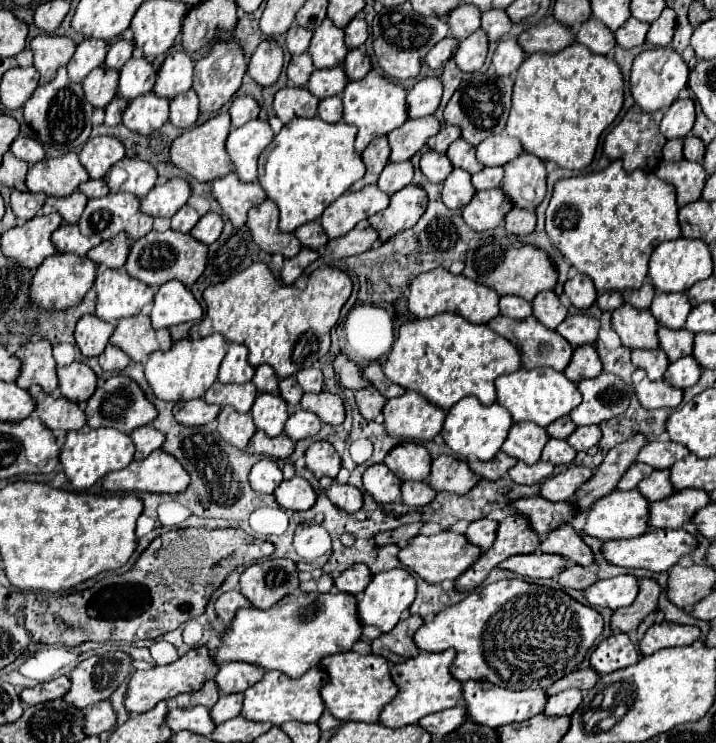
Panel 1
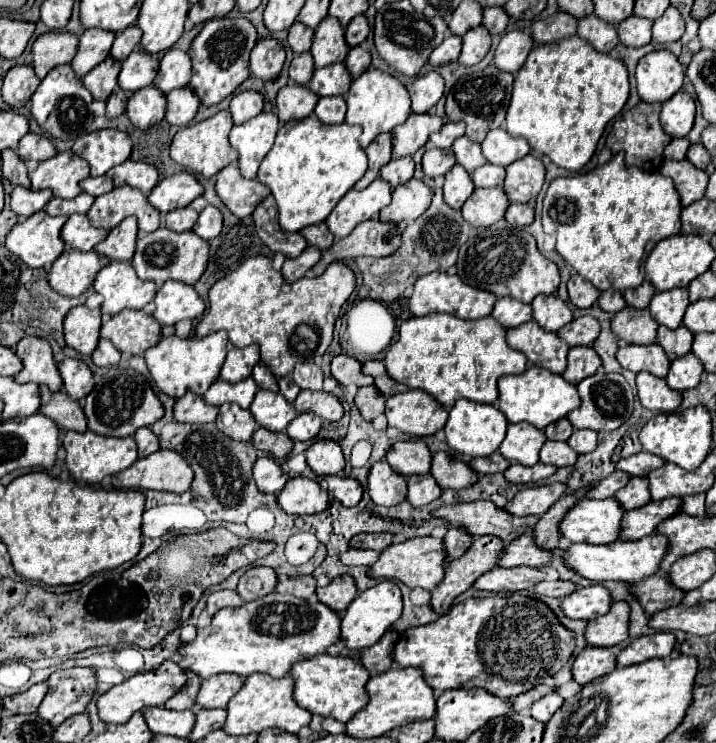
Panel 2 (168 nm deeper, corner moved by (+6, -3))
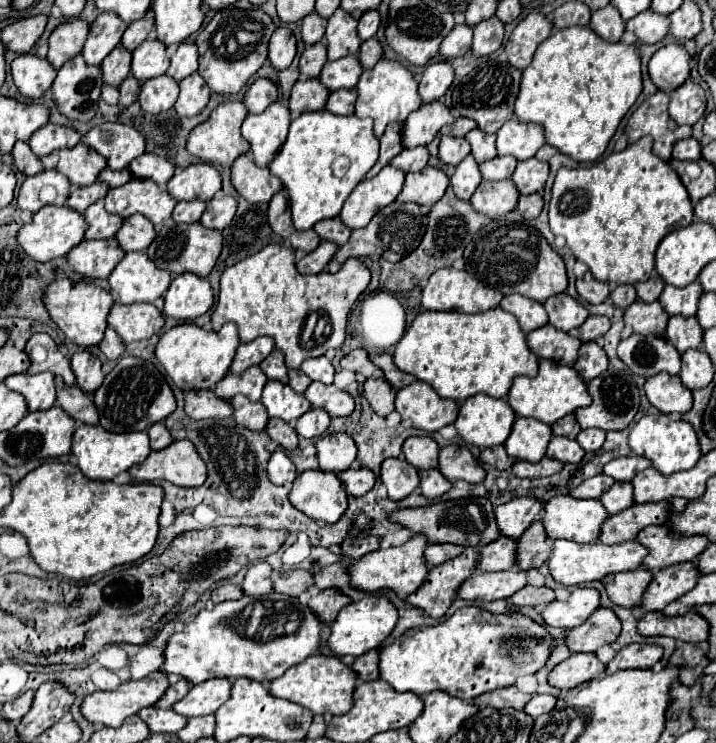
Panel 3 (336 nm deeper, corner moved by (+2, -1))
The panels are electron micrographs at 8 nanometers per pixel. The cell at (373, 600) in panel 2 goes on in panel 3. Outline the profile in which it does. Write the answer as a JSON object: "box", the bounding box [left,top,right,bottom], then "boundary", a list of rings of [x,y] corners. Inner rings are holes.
{"box":[328,594,398,656],"boundary":[[[370,594],[358,602],[350,602],[334,620],[328,646],[336,656],[360,656],[372,648],[380,648],[382,640],[394,630],[398,622],[398,608],[384,594]]]}

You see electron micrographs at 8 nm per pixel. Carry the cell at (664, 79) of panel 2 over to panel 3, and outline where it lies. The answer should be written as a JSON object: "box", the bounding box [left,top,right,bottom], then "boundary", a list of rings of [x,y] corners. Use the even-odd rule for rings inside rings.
{"box":[648,44,690,94],"boundary":[[[680,44],[660,48],[648,64],[648,74],[654,86],[666,94],[676,90],[690,74],[690,56]]]}

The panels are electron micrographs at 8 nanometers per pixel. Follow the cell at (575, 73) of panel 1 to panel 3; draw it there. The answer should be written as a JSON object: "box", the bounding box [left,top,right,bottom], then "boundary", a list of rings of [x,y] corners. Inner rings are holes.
{"box":[514,28,642,162],"boundary":[[[582,28],[554,30],[536,50],[532,64],[522,72],[520,92],[514,106],[514,116],[520,122],[532,122],[544,128],[546,144],[558,148],[562,154],[576,162],[594,162],[608,146],[614,136],[620,120],[636,102],[642,92],[642,74],[640,74],[640,56],[634,46],[622,42],[608,44],[598,34]]]}

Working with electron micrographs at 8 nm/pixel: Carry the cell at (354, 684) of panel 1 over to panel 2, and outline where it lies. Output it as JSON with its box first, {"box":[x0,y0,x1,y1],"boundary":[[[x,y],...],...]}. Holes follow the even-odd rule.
{"box":[290,654,370,722],"boundary":[[[318,654],[314,658],[294,664],[294,668],[290,668],[290,676],[294,678],[296,704],[300,708],[306,708],[310,714],[320,714],[324,718],[332,716],[338,722],[348,722],[368,702],[368,694],[364,686],[370,680],[370,674],[360,662],[352,658]]]}

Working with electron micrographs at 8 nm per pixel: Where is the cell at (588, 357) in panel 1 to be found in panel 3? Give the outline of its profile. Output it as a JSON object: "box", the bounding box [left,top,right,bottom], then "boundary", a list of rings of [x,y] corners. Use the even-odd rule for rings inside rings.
{"box":[574,342,608,384],"boundary":[[[586,342],[580,346],[580,356],[574,362],[574,370],[582,376],[586,384],[598,374],[602,374],[606,366],[608,366],[608,356],[596,342]]]}

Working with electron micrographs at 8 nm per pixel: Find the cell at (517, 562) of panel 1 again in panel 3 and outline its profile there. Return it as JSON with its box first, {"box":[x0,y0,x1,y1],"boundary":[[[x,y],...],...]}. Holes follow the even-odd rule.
{"box":[458,568,526,600],"boundary":[[[510,568],[502,572],[482,572],[476,570],[458,590],[460,598],[466,600],[498,600],[498,598],[510,598],[514,592],[526,586],[526,570]]]}

